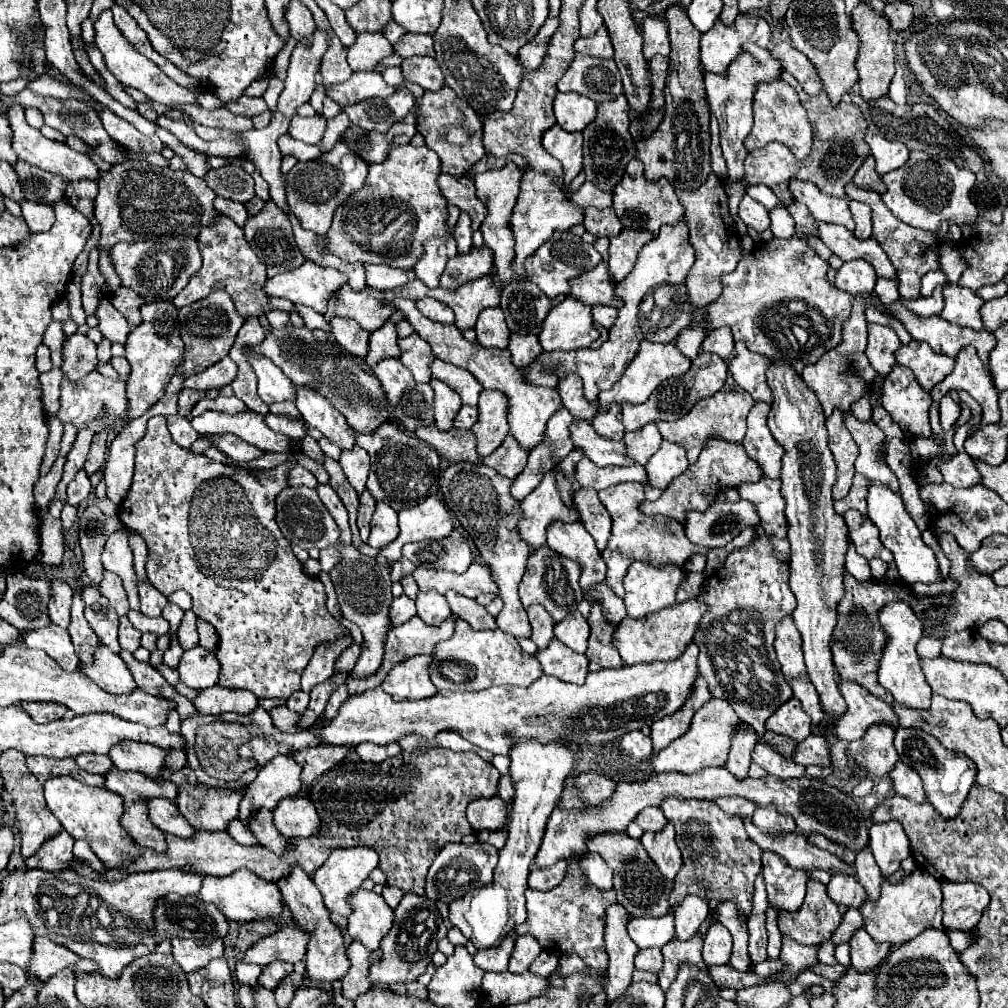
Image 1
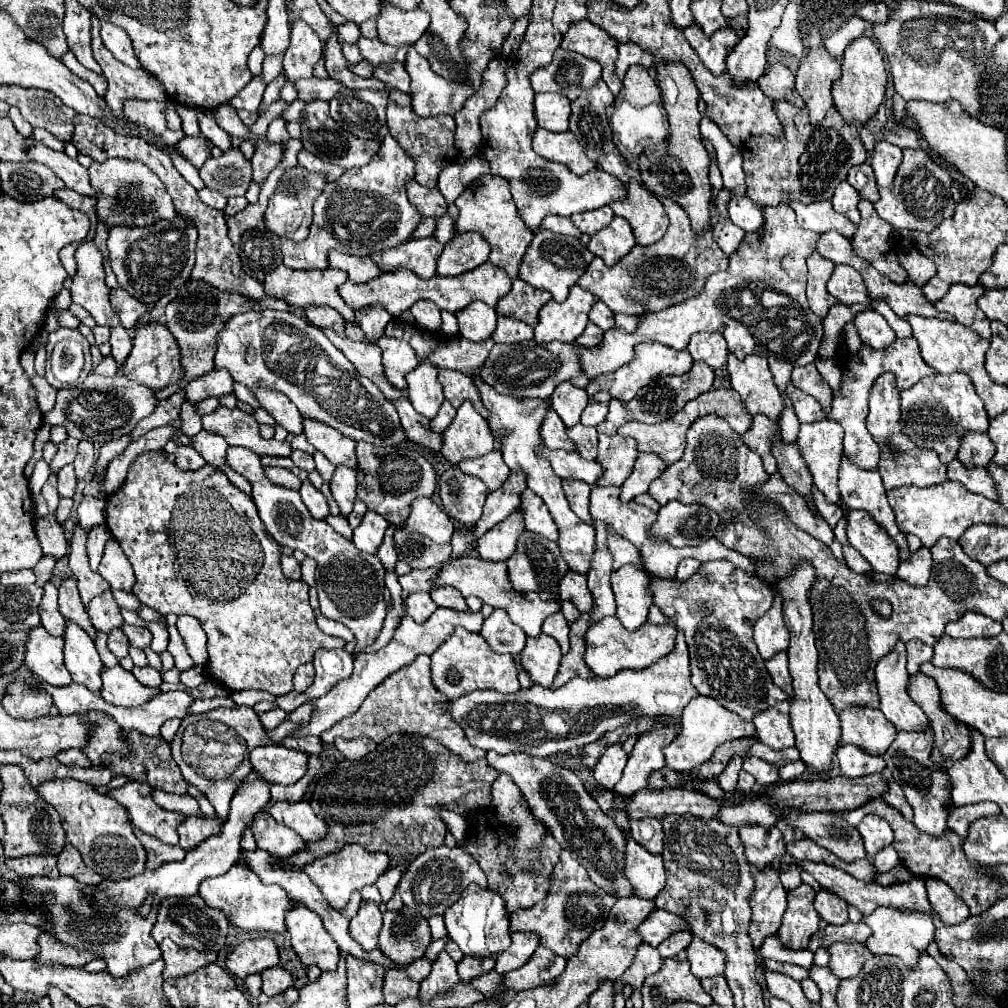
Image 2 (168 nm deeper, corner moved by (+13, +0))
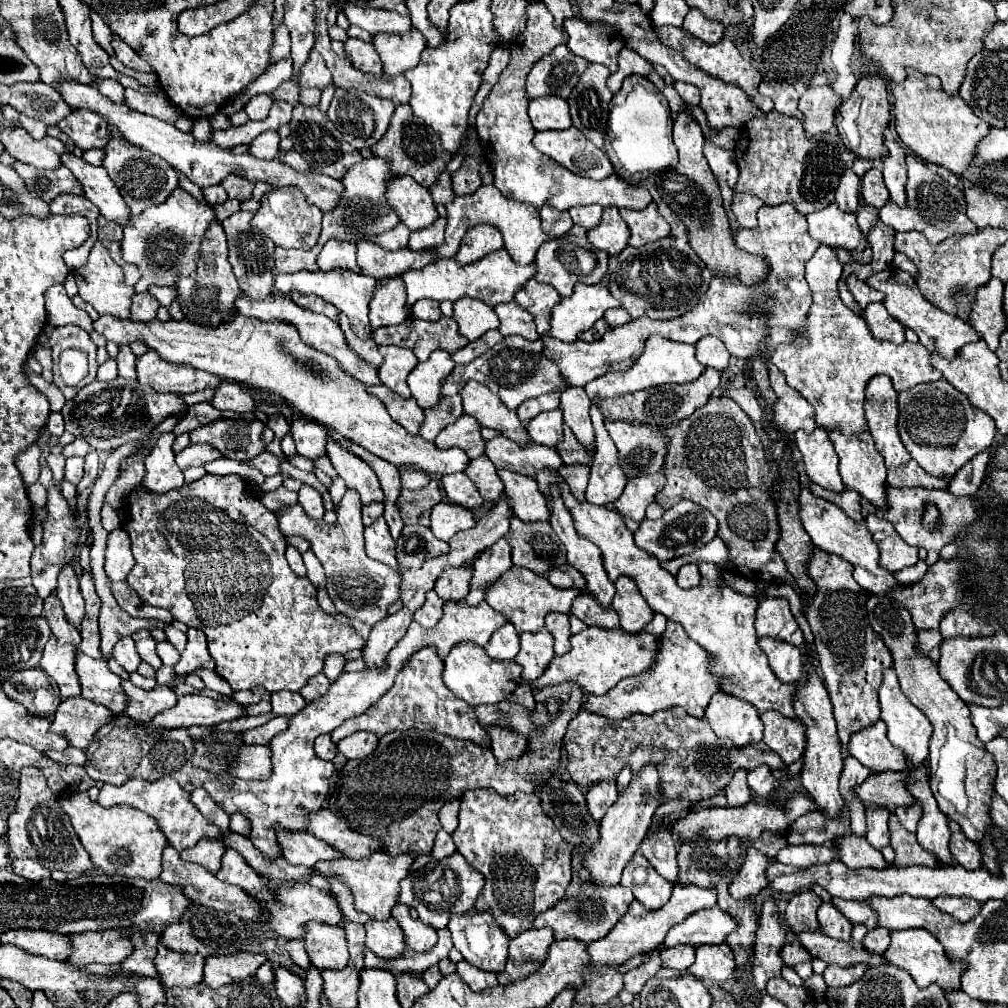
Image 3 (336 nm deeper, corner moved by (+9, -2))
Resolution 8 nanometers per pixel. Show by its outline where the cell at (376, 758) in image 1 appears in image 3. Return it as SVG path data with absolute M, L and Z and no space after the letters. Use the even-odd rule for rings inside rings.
M361 731L361 733L353 733L353 735L345 737L345 739L341 739L337 743L337 749L347 759L365 759L369 753L373 753L377 743L379 743L379 739L373 733Z

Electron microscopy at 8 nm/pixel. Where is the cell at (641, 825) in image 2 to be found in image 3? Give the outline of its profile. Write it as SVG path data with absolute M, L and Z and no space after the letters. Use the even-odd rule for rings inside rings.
M651 827L643 837L639 849L643 857L647 857L647 861L657 869L659 875L671 879L671 883L677 883L677 849L667 827Z

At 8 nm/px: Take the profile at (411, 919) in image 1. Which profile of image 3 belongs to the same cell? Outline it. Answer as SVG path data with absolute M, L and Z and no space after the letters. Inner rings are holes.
M397 903L391 911L391 917L397 919L403 935L405 935L405 947L413 949L417 953L427 953L437 943L437 933L429 925L421 923L421 919L413 919L409 915L409 907Z

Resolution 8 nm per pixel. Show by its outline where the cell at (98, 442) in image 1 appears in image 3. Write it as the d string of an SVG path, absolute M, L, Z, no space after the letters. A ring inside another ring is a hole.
M91 449L89 455L85 457L85 475L83 475L83 479L79 481L77 491L79 491L79 493L85 491L85 489L97 479L97 475L99 475L99 455L97 455L95 449Z

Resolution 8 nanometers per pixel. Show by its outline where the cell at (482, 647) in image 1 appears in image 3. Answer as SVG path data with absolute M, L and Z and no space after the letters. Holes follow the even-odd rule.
M471 641L457 643L443 659L443 663L445 663L443 683L451 689L451 693L455 693L471 707L477 707L483 703L499 703L507 695L511 695L521 683L521 667L515 661L495 661L485 653L483 647Z

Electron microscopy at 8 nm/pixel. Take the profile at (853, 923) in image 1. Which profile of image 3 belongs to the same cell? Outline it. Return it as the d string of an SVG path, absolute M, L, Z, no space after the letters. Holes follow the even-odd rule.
M875 927L875 929L867 931L867 935L863 939L863 947L865 947L865 951L869 951L873 955L883 955L885 949L889 947L889 931L883 927Z

